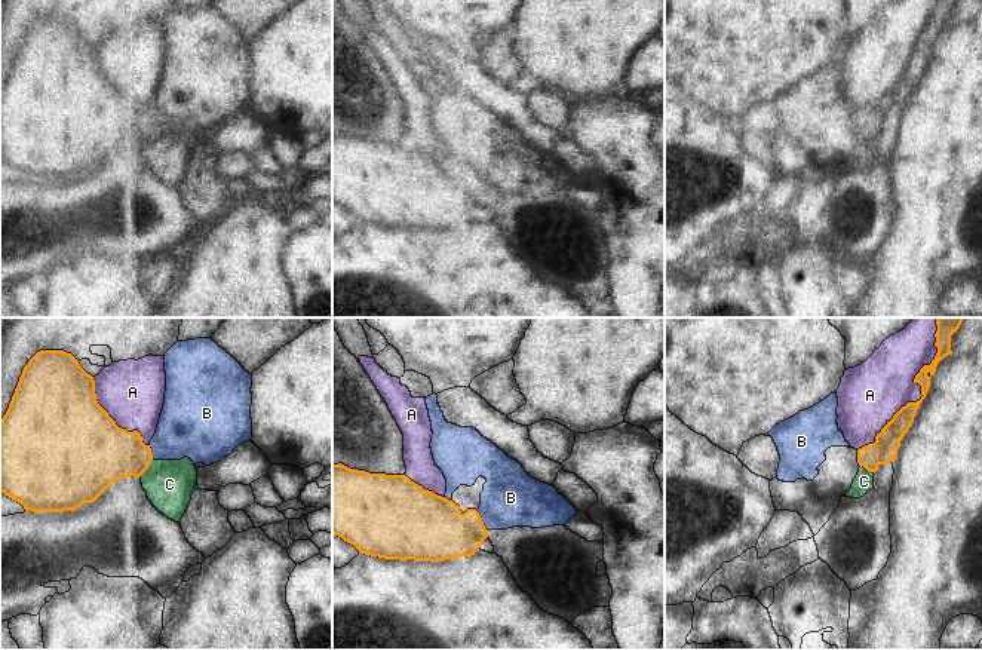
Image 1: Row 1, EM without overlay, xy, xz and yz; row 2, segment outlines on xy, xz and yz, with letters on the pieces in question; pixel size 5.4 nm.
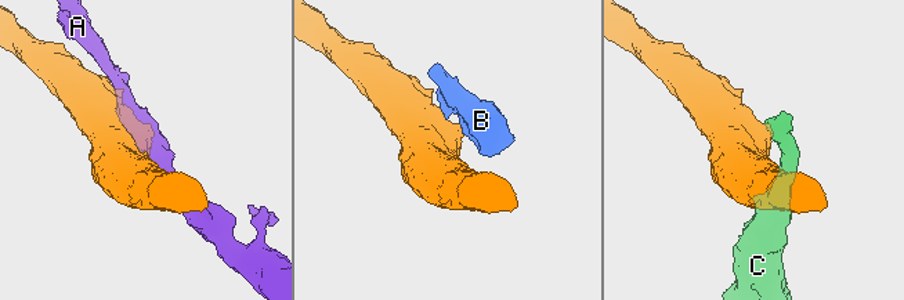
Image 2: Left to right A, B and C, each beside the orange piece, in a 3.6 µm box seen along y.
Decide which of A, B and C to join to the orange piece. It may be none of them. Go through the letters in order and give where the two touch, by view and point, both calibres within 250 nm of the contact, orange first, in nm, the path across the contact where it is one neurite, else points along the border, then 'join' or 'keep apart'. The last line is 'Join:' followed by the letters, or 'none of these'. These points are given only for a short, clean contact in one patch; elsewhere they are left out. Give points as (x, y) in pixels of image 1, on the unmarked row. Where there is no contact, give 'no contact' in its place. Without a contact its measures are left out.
A: meets orange in yz at (921, 66); 120 nm thick on the orange side, 320 nm on the other; keep apart
B: meets orange in xz at (482, 189); 320 nm thick on the orange side, 320 nm on the other; border along xz (476, 178), (488, 198); keep apart
C: meets orange in xy at (147, 135); 320 nm thick on the orange side, 260 nm on the other; border along xy (152, 126), (150, 132), (138, 144); keep apart
Join: none of these

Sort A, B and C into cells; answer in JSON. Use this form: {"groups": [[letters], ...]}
{"groups": [["A"], ["B", "C"]]}

